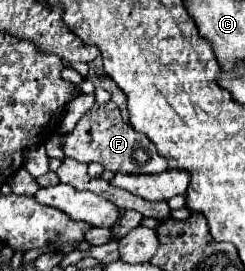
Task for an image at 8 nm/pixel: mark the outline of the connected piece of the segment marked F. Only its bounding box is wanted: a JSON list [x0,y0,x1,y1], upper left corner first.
[64,106,168,174]

